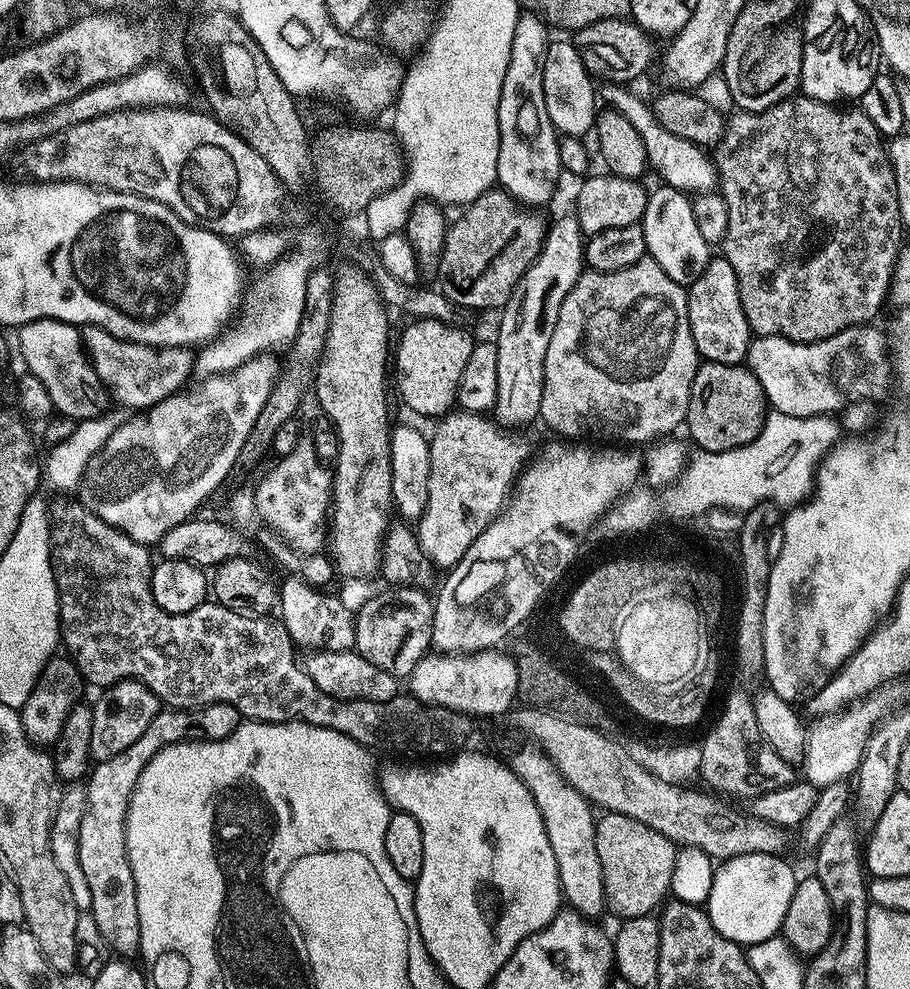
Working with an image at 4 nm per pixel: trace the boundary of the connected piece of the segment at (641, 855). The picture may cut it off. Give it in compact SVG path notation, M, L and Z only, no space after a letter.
M605 811L596 821L596 845L609 913L629 920L655 913L665 903L676 869L678 848L675 843L634 818Z

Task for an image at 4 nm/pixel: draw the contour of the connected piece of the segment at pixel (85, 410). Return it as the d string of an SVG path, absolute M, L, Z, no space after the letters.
M36 320L27 325L26 332L28 332L27 371L34 378L38 378L42 386L46 386L53 409L59 415L68 416L77 422L99 418L109 407L110 397L108 389L98 378L83 339L78 338L77 325L67 324L61 320L43 324Z

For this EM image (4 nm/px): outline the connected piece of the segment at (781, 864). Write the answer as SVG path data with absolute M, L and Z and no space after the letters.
M748 853L740 857L730 857L716 868L706 911L718 934L730 938L738 945L747 946L766 942L766 938L777 935L783 929L786 910L790 910L790 898L794 898L794 890L798 883L798 875L796 876L795 870L786 860L770 854Z

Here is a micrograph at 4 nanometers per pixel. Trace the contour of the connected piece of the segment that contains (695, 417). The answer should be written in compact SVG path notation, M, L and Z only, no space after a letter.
M708 362L703 366L691 377L692 401L688 403L687 427L692 427L698 439L705 439L702 446L708 451L725 451L754 442L770 411L762 382L758 382L751 368L740 364Z

